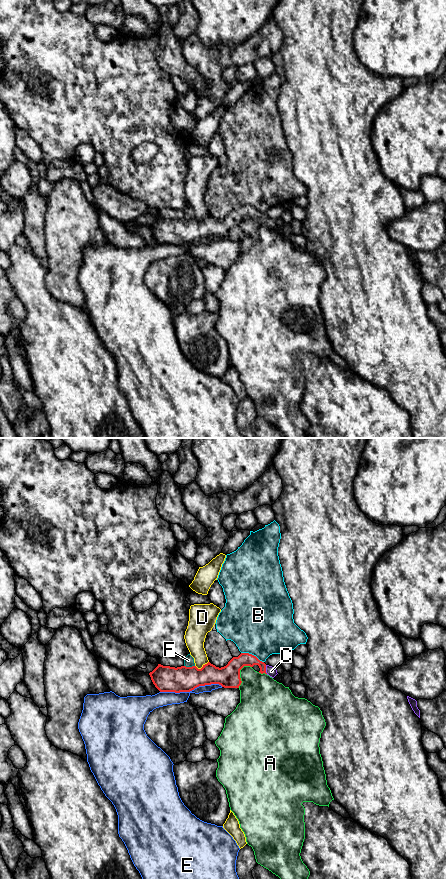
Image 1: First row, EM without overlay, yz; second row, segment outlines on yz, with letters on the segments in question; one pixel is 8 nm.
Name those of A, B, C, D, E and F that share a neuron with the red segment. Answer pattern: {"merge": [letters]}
{"merge": ["C"]}

